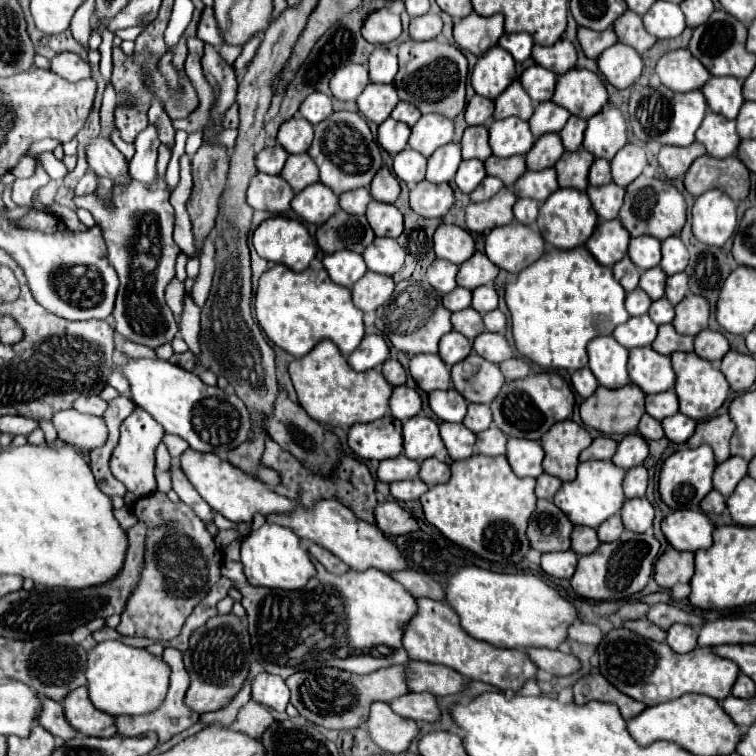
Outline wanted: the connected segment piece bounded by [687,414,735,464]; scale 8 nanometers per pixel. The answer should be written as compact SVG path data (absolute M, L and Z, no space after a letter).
M721 414L715 416L711 420L699 422L695 434L687 440L689 448L697 448L701 444L709 444L715 452L715 460L717 464L725 462L731 454L729 454L729 440L735 432L735 424L731 420L729 414Z

